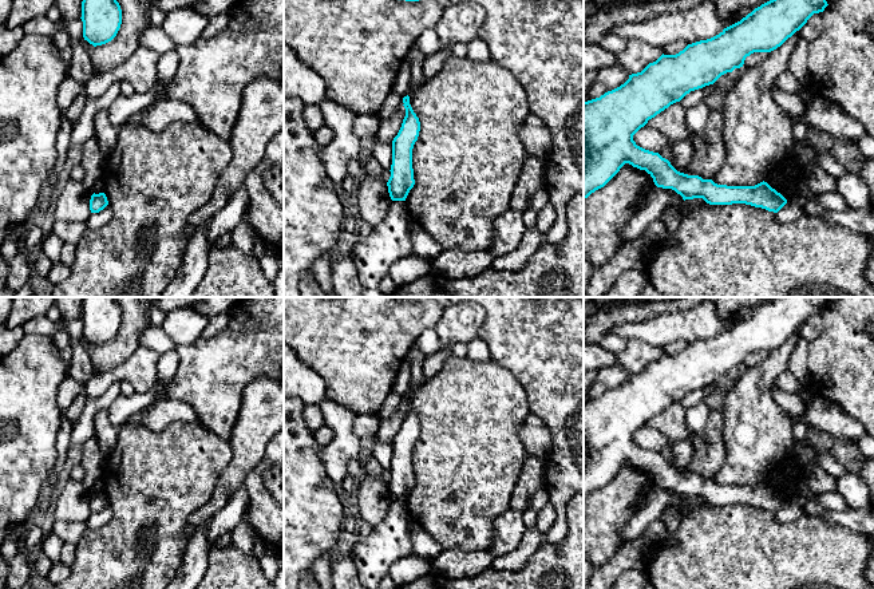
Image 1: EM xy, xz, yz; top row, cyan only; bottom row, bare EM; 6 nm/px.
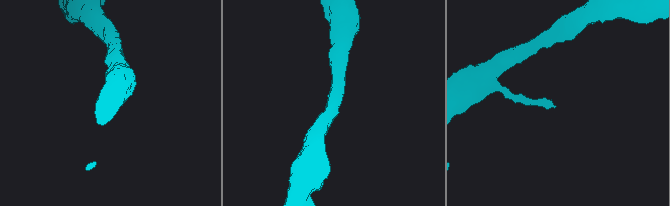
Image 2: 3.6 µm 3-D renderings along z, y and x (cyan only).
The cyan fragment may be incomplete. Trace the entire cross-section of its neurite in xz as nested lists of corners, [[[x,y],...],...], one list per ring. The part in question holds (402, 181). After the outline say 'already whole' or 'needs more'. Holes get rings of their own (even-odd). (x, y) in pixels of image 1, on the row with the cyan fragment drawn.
[[[410,96],[403,98],[406,116],[398,135],[392,141],[391,177],[387,182],[392,201],[406,201],[415,185],[412,169],[412,149],[418,141],[420,122],[410,104]]] | already whole

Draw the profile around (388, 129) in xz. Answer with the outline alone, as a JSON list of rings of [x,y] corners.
[[[404,106],[392,116],[380,119],[380,126],[376,134],[376,139],[385,143],[392,143],[394,138],[398,135],[403,119],[406,116]]]

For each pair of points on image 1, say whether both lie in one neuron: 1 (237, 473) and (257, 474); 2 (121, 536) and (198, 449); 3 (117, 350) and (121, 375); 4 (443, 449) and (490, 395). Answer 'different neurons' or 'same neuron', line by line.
1: different neurons
2: same neuron
3: different neurons
4: same neuron

